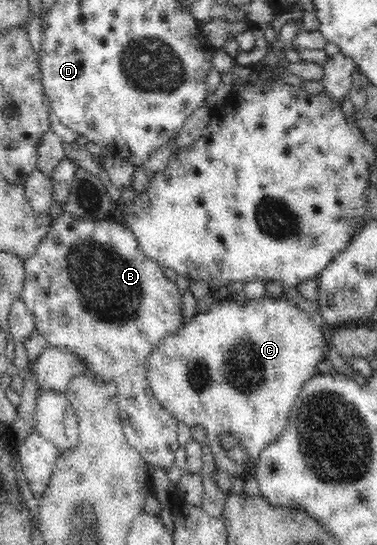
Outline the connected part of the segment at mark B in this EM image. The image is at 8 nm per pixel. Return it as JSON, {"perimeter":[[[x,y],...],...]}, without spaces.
{"perimeter":[[[63,212],[59,215],[37,247],[35,254],[24,262],[24,271],[26,277],[22,288],[20,298],[28,306],[28,309],[35,317],[36,331],[45,338],[48,346],[61,347],[67,349],[81,359],[85,363],[87,371],[97,378],[102,384],[114,384],[118,399],[119,415],[122,424],[122,432],[126,437],[126,442],[141,455],[147,464],[151,466],[160,466],[168,470],[174,466],[175,454],[179,448],[178,444],[178,426],[179,423],[155,397],[153,389],[151,389],[151,381],[149,381],[149,367],[147,361],[151,353],[164,341],[165,337],[173,336],[178,333],[178,330],[185,324],[182,313],[182,295],[175,285],[175,282],[165,277],[159,262],[149,258],[145,251],[139,246],[139,241],[136,239],[134,232],[121,221],[114,222],[110,219],[105,220],[81,220],[72,214]]]}

